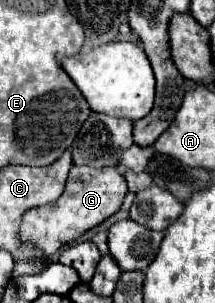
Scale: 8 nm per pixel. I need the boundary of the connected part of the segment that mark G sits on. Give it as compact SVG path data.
M72 167L64 193L48 205L34 207L34 211L28 211L20 225L20 235L24 241L36 243L36 247L46 255L52 257L62 245L78 239L84 231L96 227L106 217L116 213L128 193L128 187L124 183L124 175L118 167Z

